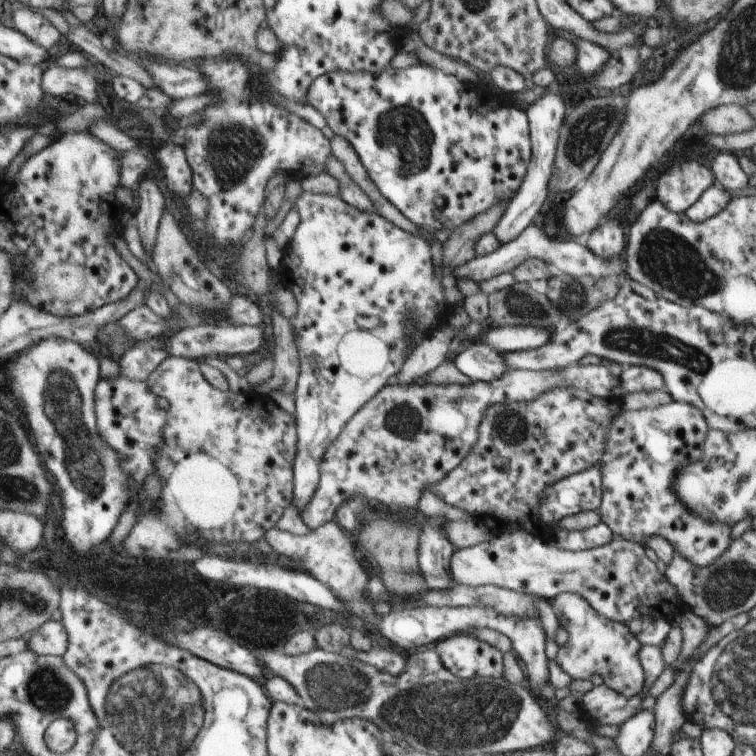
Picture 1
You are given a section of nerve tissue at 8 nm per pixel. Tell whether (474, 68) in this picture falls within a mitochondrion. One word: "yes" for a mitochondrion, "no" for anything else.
no

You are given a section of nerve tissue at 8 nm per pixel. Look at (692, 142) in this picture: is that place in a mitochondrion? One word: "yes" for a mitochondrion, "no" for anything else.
no

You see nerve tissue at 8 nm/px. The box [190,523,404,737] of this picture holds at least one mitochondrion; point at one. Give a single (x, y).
(335, 687)

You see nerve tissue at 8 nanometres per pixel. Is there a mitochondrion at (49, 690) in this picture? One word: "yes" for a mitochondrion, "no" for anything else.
yes

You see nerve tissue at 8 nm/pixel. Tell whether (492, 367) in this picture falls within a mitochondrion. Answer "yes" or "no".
no

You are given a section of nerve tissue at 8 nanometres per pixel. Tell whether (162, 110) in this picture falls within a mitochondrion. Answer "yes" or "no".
no

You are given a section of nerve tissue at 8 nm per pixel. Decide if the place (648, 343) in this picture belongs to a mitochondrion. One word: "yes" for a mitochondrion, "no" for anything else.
yes

